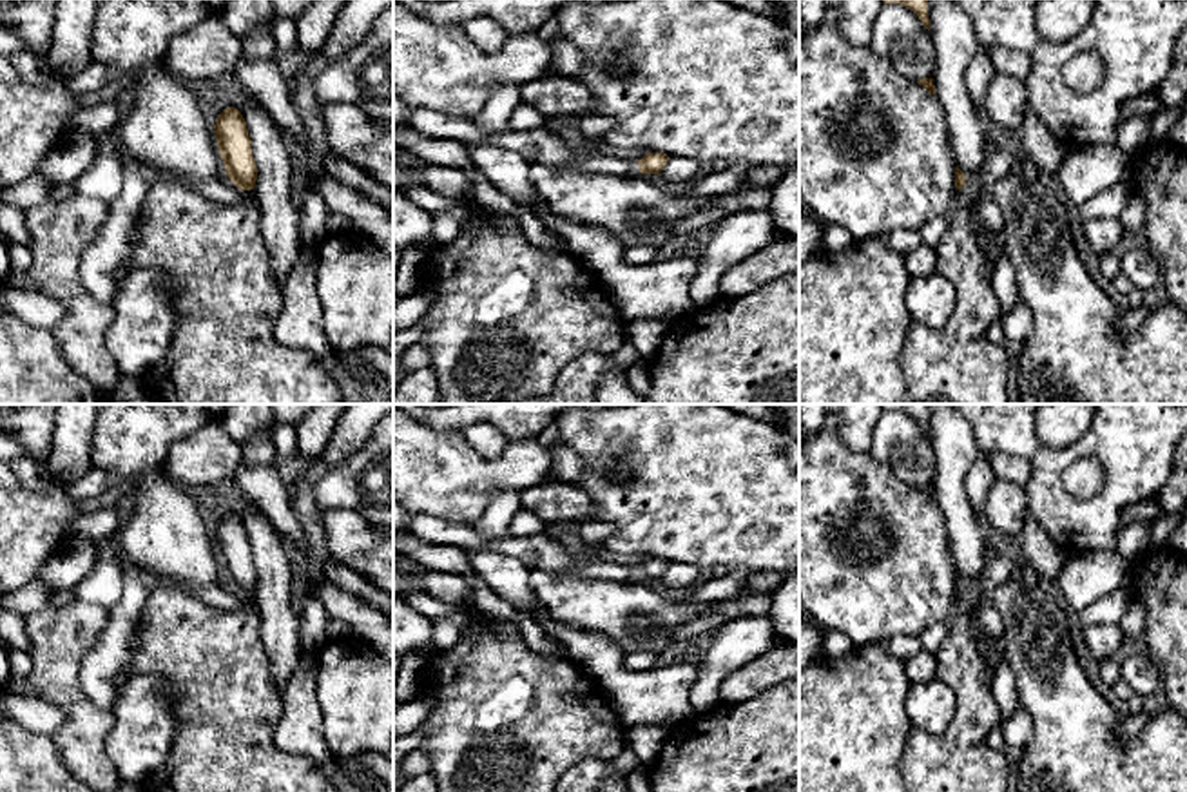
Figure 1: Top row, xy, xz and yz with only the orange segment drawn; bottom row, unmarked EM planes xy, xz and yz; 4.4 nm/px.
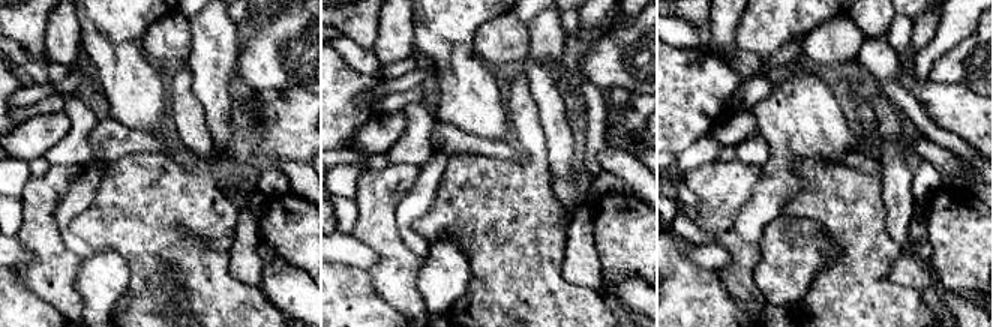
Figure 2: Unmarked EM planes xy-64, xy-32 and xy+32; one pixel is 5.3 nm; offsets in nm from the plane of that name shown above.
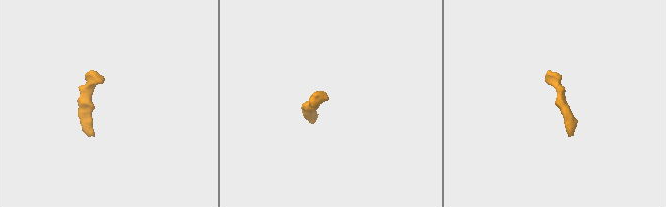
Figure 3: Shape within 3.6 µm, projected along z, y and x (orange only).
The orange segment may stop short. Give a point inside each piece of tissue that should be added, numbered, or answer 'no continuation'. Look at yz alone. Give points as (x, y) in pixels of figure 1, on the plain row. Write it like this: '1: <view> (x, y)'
1: yz (959, 760)

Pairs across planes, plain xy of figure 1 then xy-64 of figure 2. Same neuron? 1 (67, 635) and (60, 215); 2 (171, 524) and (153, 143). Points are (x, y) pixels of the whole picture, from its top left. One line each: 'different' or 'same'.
1: different
2: different

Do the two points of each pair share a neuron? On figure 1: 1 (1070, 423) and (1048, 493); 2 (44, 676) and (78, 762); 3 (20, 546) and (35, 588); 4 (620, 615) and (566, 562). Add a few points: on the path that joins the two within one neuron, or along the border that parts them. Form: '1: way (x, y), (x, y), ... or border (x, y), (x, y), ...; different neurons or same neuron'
1: border (1091, 423), (1064, 446), (1044, 446), (1039, 441); different neurons
2: way (66, 698), (80, 713), (80, 740); same neuron
3: border (35, 577), (19, 589); different neurons
4: border (579, 575), (618, 580), (622, 584); different neurons

